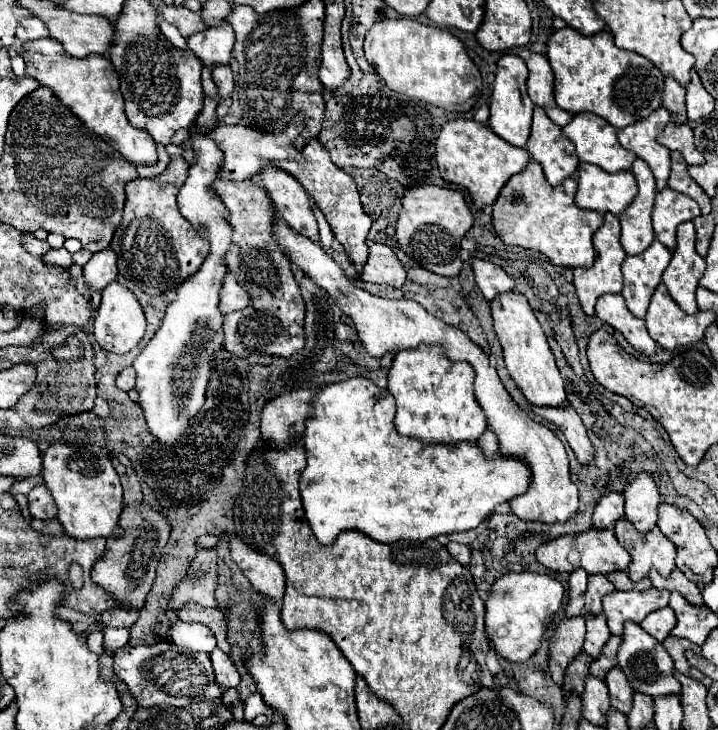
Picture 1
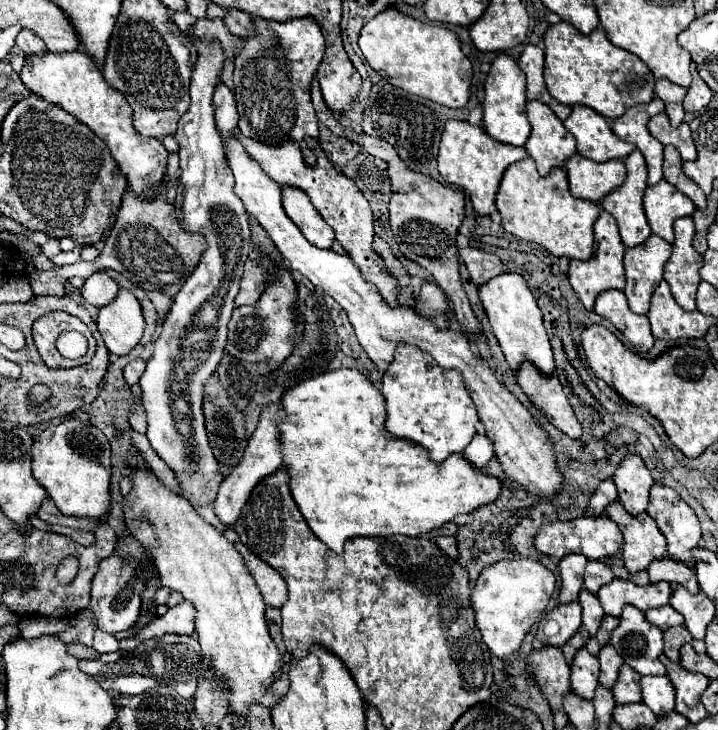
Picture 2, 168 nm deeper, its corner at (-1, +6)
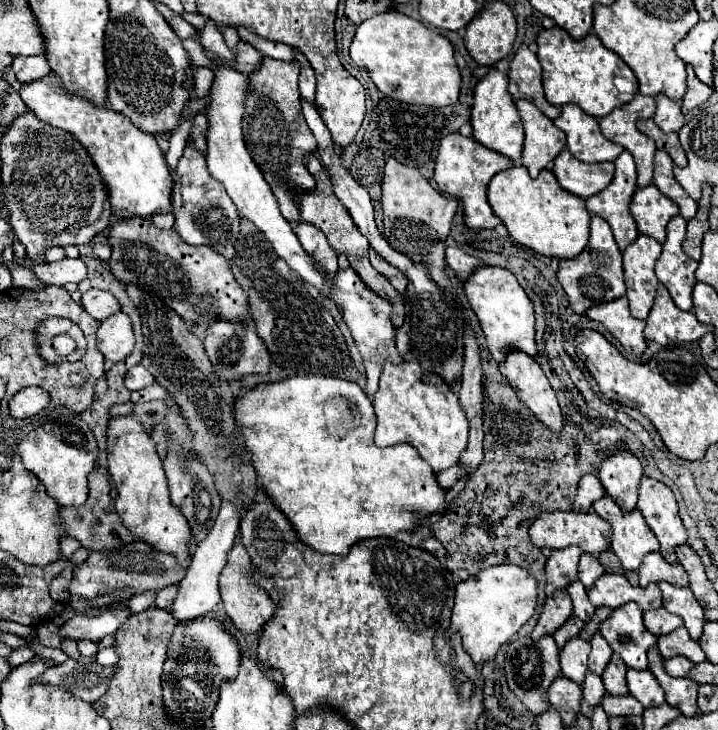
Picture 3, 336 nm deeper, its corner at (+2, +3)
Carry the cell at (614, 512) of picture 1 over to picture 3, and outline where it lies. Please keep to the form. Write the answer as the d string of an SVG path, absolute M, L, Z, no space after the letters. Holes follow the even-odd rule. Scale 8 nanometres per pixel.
M583 476L577 496L575 496L575 512L589 512L593 502L605 496L605 488L597 476Z

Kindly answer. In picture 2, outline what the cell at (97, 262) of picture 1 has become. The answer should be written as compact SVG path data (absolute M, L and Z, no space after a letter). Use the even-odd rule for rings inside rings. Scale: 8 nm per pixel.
M98 271L86 279L86 285L80 291L82 291L82 297L90 305L100 309L100 307L104 307L116 299L120 287L116 285L116 281L112 277L106 275L106 271Z

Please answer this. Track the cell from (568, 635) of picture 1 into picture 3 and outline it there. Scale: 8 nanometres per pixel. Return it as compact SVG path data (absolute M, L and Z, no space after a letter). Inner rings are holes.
M557 592L557 596L545 600L545 610L539 616L539 622L537 622L531 638L539 640L541 636L547 636L547 634L553 636L555 630L559 630L569 620L571 614L573 614L573 604L571 604L569 594Z

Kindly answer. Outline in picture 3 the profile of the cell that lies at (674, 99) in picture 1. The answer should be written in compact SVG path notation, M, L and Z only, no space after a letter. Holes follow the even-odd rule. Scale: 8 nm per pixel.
M661 92L655 96L655 102L657 102L657 112L653 116L655 124L663 132L679 132L681 126L685 124L685 118L681 114L681 100L673 100Z

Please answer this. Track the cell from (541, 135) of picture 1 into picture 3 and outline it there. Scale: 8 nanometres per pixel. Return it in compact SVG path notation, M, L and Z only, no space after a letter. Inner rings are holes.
M515 100L525 126L525 146L521 154L523 166L533 178L551 166L565 148L565 134L529 100Z

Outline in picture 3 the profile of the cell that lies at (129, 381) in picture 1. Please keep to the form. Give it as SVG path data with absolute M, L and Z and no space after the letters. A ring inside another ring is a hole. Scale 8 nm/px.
M135 364L127 374L125 374L125 386L127 390L143 390L147 386L151 386L155 382L155 378L147 372L147 368L143 364Z

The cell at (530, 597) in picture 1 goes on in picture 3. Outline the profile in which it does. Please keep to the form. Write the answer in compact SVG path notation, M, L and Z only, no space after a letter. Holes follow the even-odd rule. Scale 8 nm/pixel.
M499 564L457 584L451 624L459 630L465 650L471 654L475 664L481 664L495 660L499 648L519 632L519 628L535 614L535 608L537 578L531 570L515 564Z

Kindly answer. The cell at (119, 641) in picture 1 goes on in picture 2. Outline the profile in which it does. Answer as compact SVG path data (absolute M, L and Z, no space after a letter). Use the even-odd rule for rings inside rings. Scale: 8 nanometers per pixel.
M96 631L96 633L94 633L94 643L92 643L92 647L94 647L98 653L110 653L110 651L116 651L116 649L118 649L118 639L116 639L112 633Z

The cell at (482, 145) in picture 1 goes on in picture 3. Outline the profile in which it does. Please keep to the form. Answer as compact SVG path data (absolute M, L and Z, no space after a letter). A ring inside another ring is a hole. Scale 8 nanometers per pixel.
M453 132L453 134L447 134L439 144L439 154L435 160L435 182L441 192L457 200L459 198L463 200L465 224L469 228L495 228L501 224L501 220L493 214L487 202L487 186L497 172L507 170L511 166L513 166L513 160L509 160L507 156L501 156L485 148L475 138L467 138L467 136L461 136L459 132Z

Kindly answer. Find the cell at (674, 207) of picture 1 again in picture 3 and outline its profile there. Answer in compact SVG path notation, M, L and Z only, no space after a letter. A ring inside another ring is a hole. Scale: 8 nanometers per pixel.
M655 184L639 188L631 202L631 214L641 234L655 238L659 244L665 242L667 222L679 214L677 204L663 196Z

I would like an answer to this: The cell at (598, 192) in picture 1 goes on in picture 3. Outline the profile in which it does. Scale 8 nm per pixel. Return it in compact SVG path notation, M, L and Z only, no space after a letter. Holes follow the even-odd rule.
M563 150L553 166L553 174L557 176L559 184L579 196L579 198L589 198L603 188L607 188L613 180L615 166L613 162L601 162L601 164L585 164L573 158L567 150Z

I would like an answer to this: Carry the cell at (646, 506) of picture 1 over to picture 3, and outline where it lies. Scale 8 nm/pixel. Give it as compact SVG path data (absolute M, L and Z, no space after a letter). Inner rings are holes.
M621 450L617 456L611 456L609 460L605 460L605 464L601 464L599 470L599 480L605 486L607 494L625 512L631 512L637 506L641 478L641 462L629 450Z

